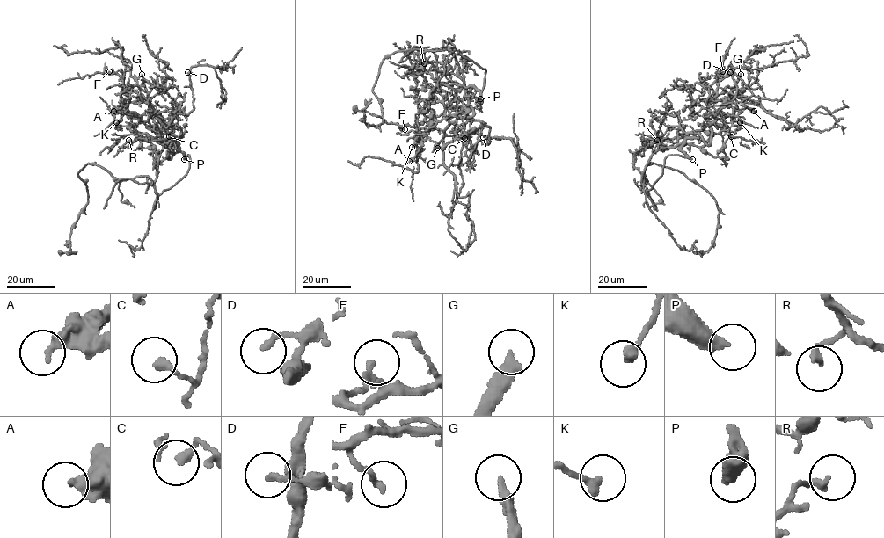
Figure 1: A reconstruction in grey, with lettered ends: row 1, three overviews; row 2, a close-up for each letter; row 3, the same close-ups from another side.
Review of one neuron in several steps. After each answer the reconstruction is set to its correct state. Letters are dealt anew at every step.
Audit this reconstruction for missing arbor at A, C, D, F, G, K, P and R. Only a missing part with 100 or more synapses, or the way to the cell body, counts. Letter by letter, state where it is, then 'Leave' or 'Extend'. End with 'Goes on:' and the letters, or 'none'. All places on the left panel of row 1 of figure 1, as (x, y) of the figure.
A: Place: (113, 111). Leave
C: Place: (169, 136). Leave
D: Place: (187, 72). Leave
F: Place: (109, 71). Leave
G: Place: (142, 74). Extend
K: Place: (116, 122). Leave
P: Place: (184, 159). Extend
R: Place: (128, 140). Leave
Goes on: G, P

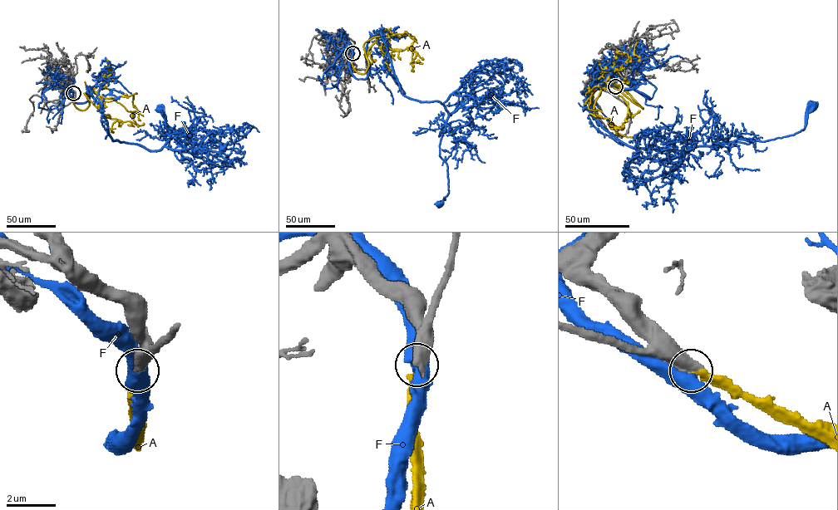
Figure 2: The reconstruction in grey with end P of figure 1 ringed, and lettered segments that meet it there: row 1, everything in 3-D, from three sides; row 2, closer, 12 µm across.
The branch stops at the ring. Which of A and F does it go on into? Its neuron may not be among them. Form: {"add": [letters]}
{"add": ["A"]}

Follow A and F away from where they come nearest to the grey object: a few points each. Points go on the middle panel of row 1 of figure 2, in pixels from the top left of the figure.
A: (352, 52), (353, 68), (364, 74), (367, 50), (377, 38), (408, 33), (415, 40), (412, 60), (420, 61)
F: (352, 51), (350, 71), (365, 79), (367, 42), (381, 34), (401, 92), (448, 112), (440, 204)

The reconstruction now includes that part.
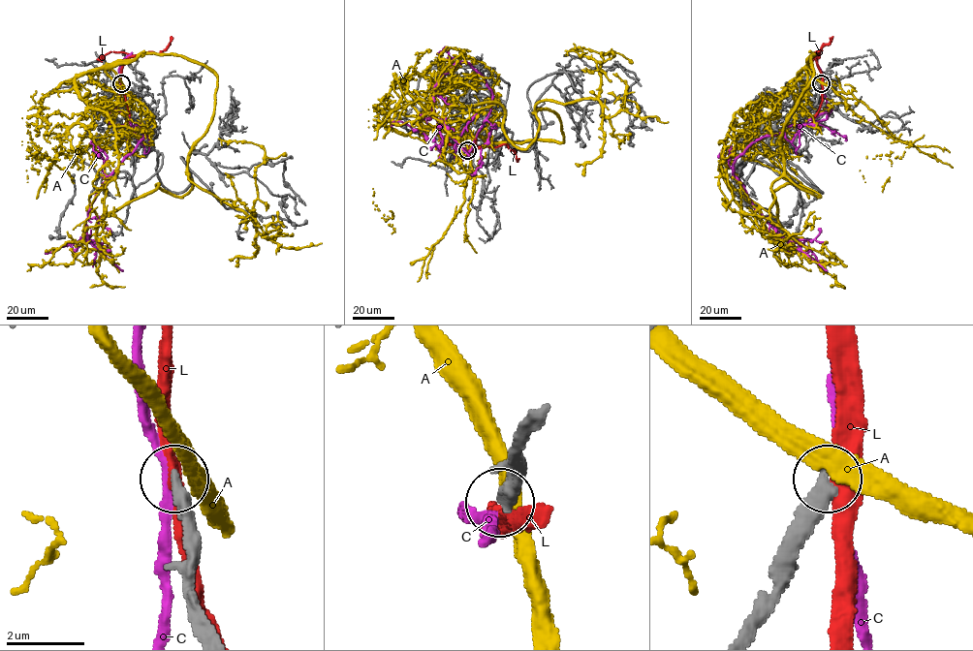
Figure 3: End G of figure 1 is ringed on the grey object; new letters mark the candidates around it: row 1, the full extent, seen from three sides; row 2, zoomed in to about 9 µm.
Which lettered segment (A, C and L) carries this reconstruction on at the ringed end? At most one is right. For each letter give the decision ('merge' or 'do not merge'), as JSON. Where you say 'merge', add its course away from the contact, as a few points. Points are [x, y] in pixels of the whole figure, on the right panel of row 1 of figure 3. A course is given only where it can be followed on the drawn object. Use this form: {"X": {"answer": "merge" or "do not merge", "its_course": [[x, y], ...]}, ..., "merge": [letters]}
{"A": {"answer": "do not merge"}, "C": {"answer": "do not merge"}, "L": {"answer": "do not merge"}, "merge": []}

